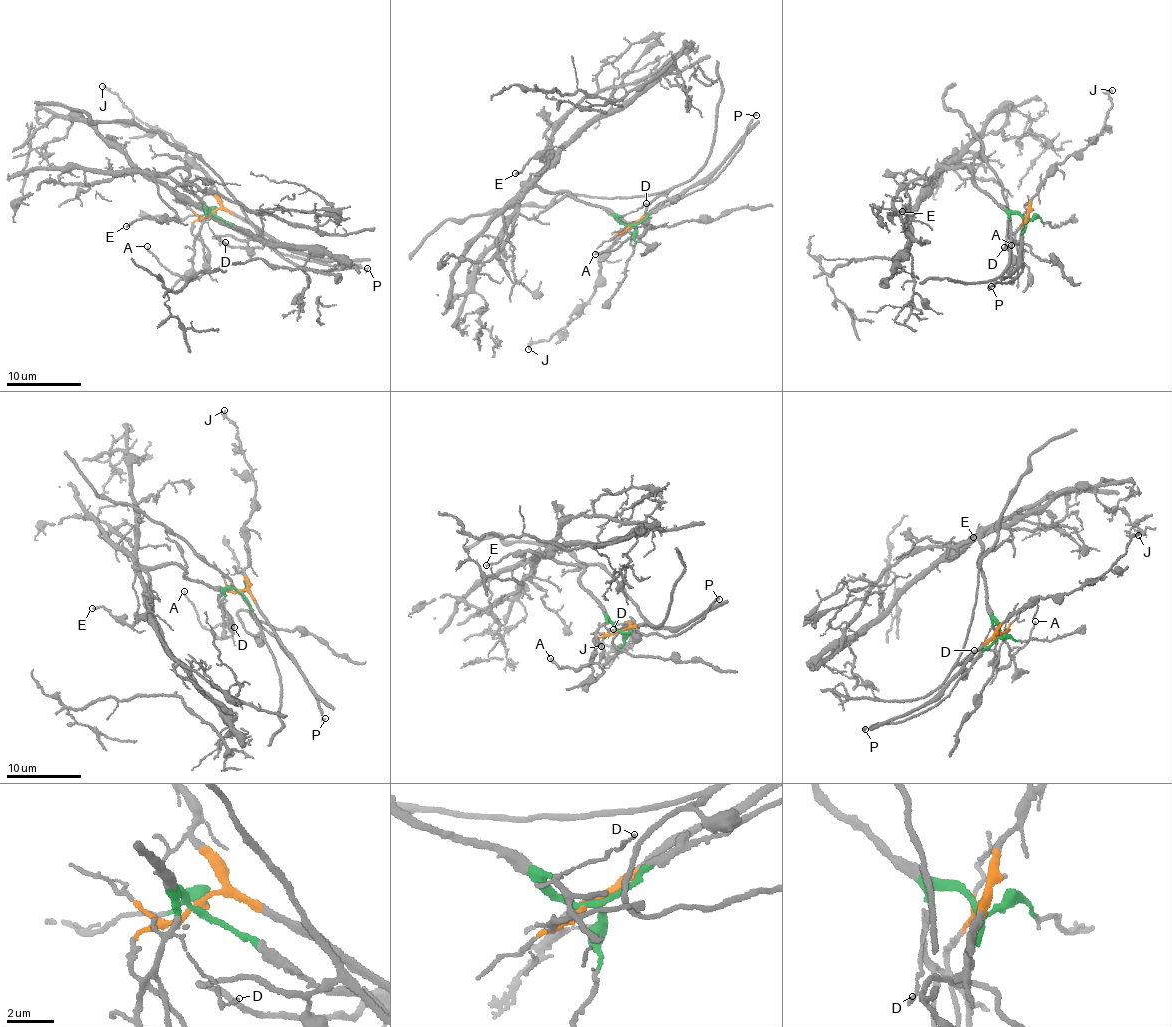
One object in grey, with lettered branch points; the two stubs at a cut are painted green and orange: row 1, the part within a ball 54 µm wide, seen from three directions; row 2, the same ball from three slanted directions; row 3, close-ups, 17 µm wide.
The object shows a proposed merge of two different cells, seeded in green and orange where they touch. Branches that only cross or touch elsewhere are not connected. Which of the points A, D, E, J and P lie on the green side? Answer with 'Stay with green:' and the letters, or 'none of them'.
Stay with green: D, E, P

